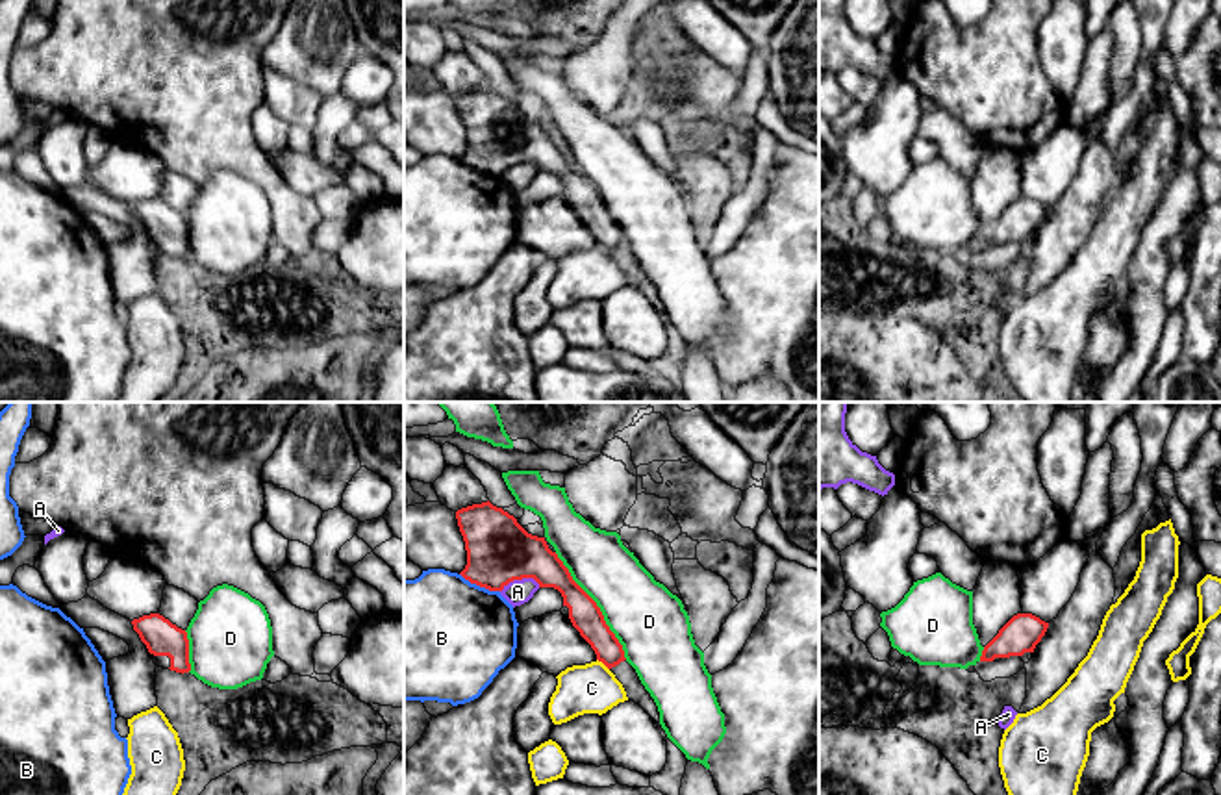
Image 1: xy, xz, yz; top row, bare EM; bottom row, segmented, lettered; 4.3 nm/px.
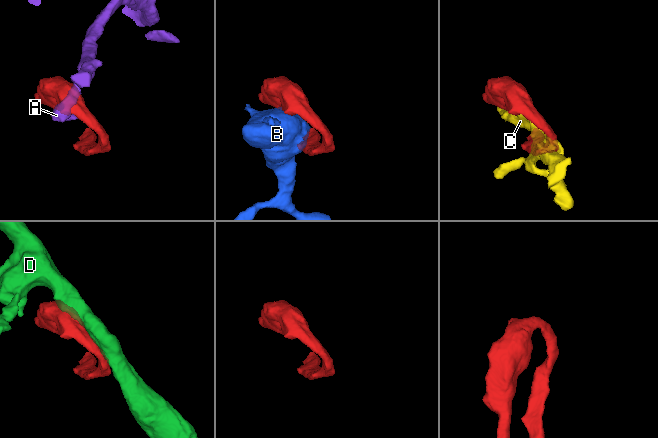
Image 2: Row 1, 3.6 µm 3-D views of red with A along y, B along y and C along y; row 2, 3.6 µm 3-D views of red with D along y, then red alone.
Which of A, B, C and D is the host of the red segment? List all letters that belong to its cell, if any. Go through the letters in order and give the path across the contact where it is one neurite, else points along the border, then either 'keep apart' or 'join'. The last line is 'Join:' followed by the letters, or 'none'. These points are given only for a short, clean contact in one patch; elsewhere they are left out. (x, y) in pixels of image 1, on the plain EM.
A: keep apart
B: keep apart
C: keep apart
D: keep apart
Join: none

